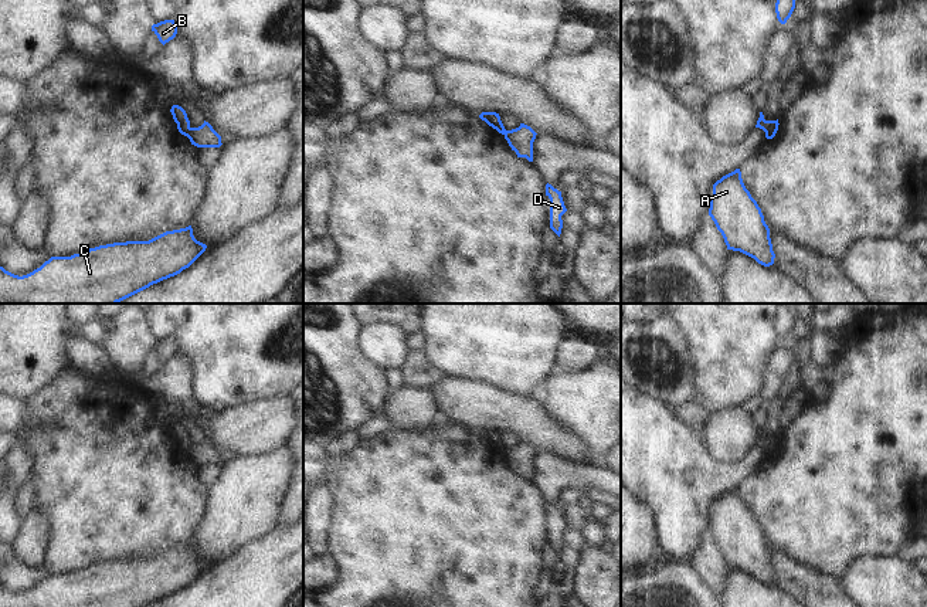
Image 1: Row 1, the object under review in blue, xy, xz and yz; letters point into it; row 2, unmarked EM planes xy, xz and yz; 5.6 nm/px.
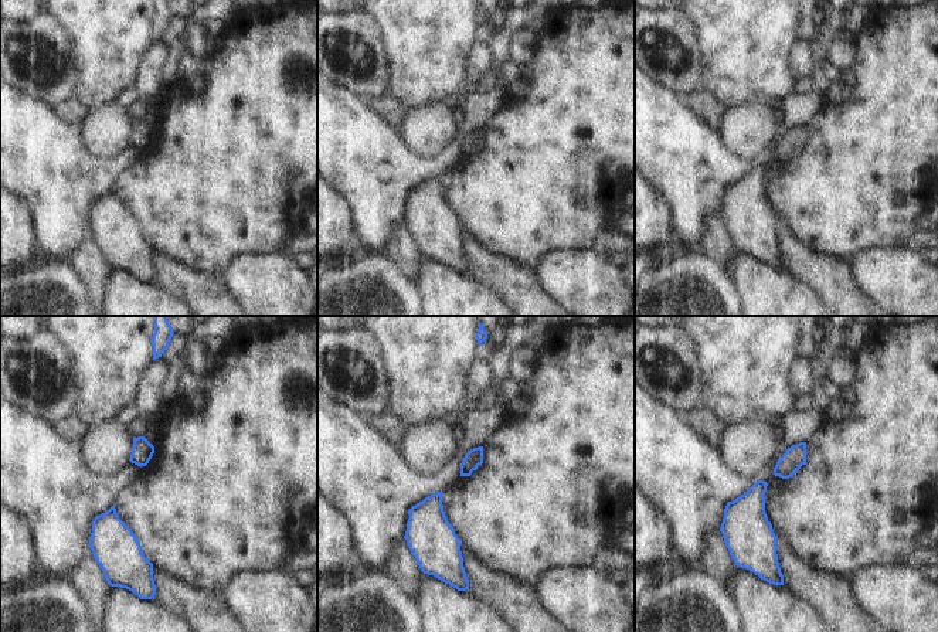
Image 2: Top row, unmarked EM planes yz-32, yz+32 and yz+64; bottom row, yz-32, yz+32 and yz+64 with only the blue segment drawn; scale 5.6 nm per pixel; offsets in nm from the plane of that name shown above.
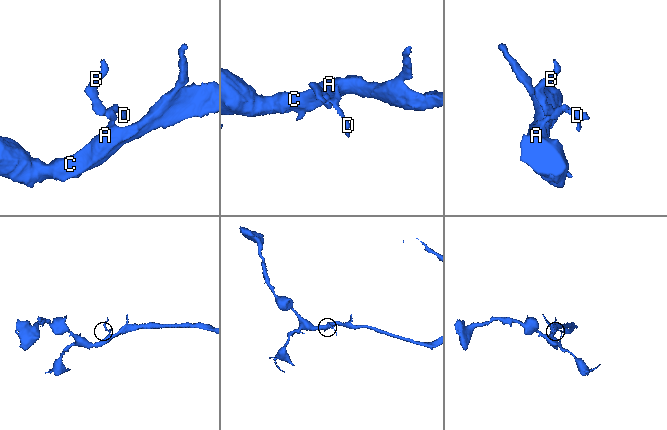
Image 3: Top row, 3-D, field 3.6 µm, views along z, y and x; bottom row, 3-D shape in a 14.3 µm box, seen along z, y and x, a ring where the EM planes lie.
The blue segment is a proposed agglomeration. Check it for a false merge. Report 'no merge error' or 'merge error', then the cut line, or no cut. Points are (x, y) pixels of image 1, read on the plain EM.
merge error; cut in yz along (773, 438), (766, 451)

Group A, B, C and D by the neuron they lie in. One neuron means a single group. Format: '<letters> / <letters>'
A C D / B

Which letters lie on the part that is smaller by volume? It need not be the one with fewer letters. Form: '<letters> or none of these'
B

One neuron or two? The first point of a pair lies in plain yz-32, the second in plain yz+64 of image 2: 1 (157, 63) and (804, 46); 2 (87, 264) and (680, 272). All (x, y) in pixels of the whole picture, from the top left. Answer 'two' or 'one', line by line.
1: one
2: two

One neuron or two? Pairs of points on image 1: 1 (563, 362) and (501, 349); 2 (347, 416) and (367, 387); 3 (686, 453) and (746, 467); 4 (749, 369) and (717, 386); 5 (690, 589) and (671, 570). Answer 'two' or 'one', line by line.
1: two
2: one
3: one
4: one
5: one

